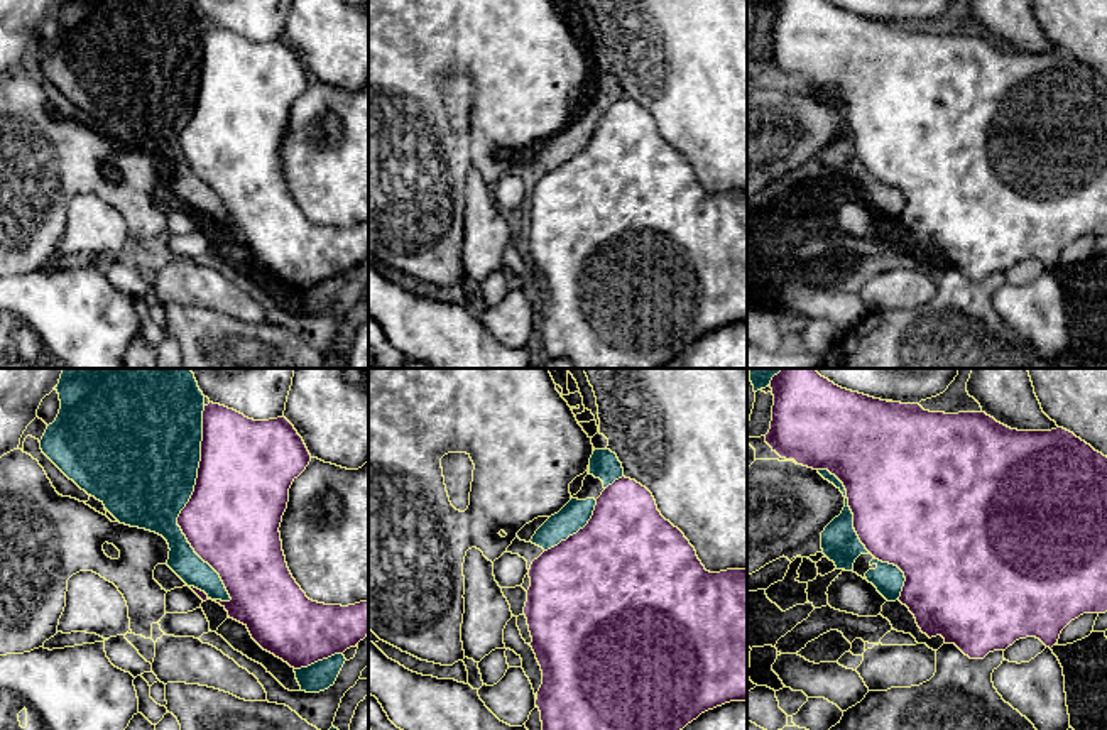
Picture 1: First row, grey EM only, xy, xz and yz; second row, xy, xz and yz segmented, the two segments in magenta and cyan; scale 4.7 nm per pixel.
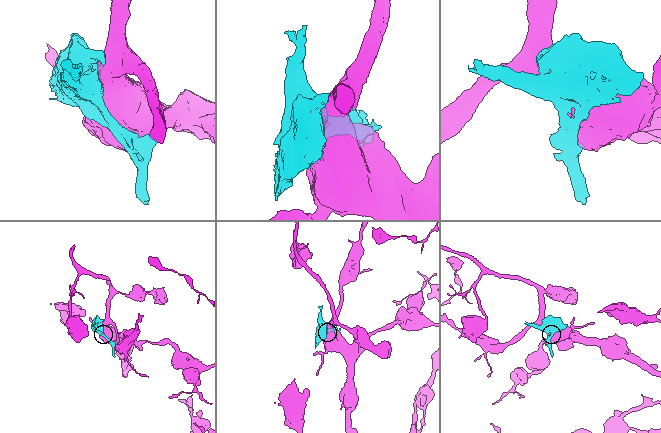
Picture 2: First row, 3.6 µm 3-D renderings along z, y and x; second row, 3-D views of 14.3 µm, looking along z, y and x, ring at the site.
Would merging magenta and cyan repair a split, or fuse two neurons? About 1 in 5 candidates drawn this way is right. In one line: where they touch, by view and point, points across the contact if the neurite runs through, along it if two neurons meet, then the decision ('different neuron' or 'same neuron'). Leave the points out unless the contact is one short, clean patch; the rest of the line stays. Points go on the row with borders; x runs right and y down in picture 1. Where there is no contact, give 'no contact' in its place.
meets magenta in xy at (186, 504); different neuron

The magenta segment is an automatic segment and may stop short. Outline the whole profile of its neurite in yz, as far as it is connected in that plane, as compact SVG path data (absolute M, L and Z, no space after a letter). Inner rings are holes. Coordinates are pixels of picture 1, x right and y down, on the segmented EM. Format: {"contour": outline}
{"contour": "M783 368L769 385L774 406L766 443L781 458L794 460L813 470L828 470L843 483L860 542L875 559L894 564L904 573L906 581L899 602L909 608L918 627L930 639L941 635L945 644L955 644L970 659L984 659L989 652L1006 651L1026 637L1036 637L1051 649L1072 620L1083 613L1107 612L1107 456L1073 433L1063 428L1017 431L982 411L945 414L924 411L919 404L887 402L842 389L815 368Z"}

